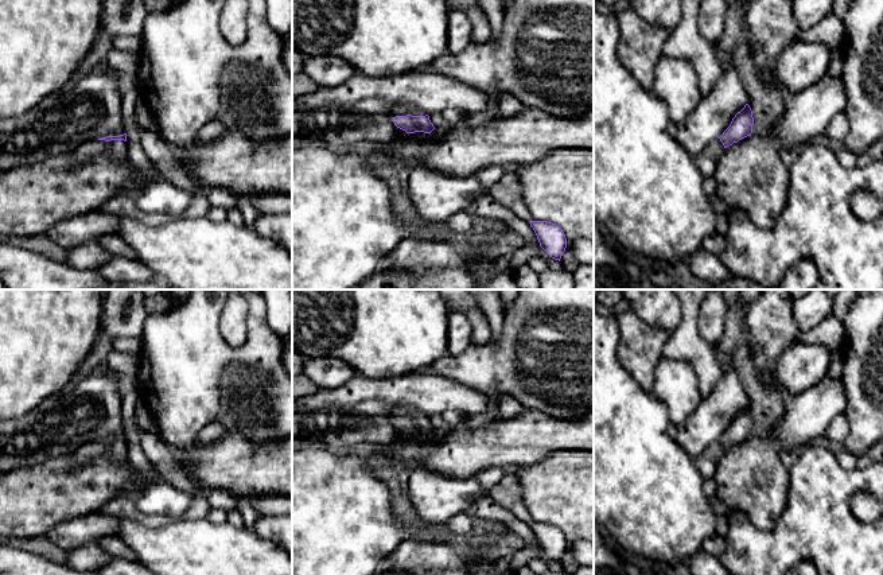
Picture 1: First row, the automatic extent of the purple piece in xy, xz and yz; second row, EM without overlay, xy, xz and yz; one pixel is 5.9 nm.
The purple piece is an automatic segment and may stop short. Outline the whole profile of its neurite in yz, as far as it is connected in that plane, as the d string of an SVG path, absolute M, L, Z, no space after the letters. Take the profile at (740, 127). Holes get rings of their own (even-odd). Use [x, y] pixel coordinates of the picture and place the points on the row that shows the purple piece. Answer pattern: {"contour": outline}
{"contour": "M748 104L735 114L730 127L723 135L711 141L697 156L693 158L704 178L712 176L720 155L734 143L750 136L752 133L754 117Z"}

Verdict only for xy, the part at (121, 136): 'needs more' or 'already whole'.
needs more

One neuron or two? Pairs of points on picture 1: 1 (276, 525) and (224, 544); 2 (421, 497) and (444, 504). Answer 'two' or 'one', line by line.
1: two
2: one

